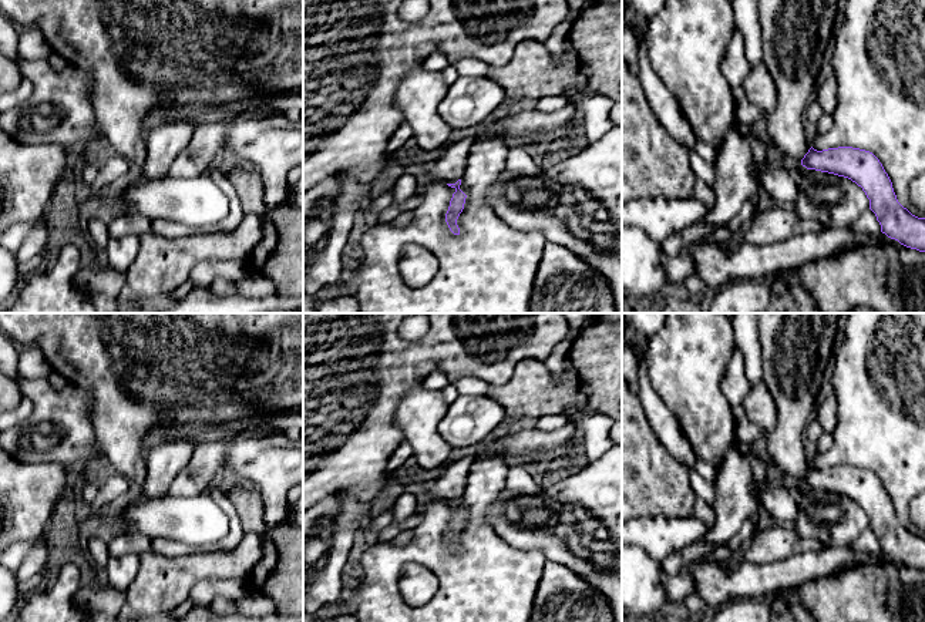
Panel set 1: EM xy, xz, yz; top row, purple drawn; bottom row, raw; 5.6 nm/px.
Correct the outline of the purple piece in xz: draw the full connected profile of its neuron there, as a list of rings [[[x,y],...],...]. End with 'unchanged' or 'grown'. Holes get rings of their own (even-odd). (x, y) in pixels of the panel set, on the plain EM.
[[[468,455],[448,464],[441,477],[434,480],[433,488],[426,498],[443,500],[455,511],[450,520],[445,532],[445,541],[454,554],[460,554],[457,538],[464,528],[467,514],[460,508],[461,495],[464,494],[470,467],[478,455]]] | grown

